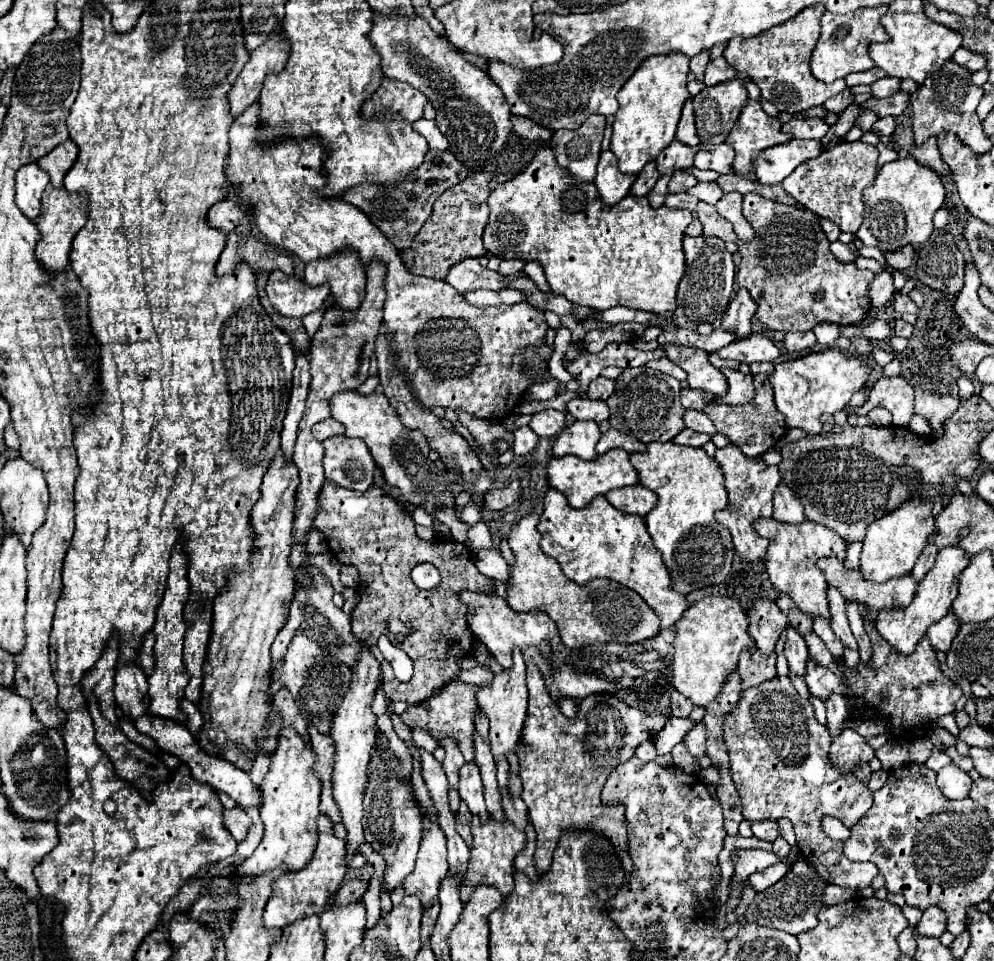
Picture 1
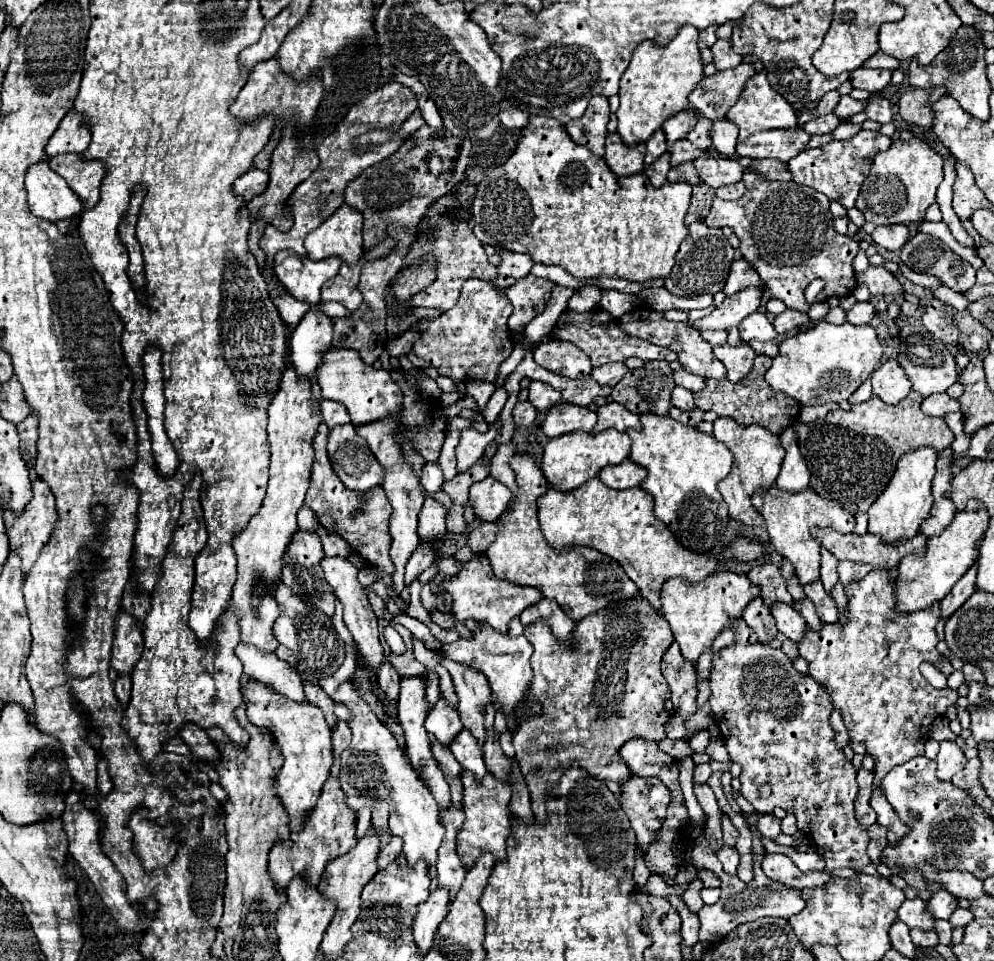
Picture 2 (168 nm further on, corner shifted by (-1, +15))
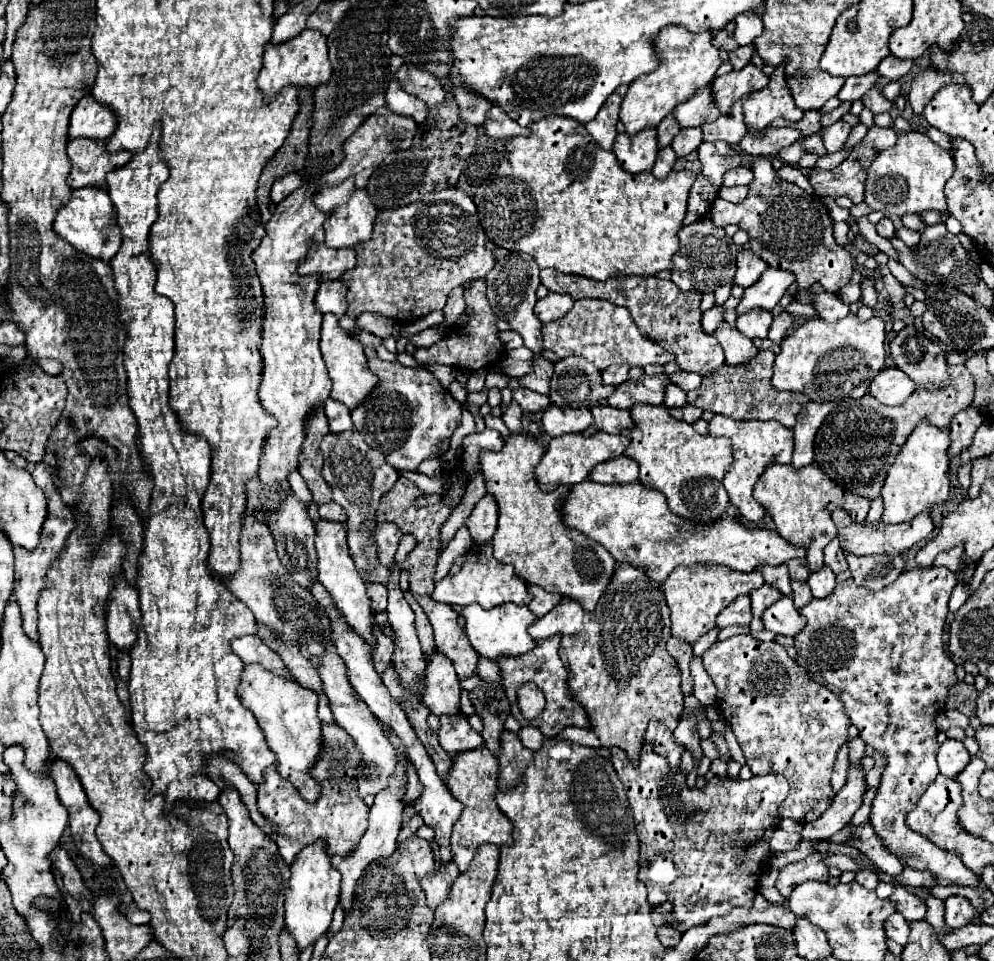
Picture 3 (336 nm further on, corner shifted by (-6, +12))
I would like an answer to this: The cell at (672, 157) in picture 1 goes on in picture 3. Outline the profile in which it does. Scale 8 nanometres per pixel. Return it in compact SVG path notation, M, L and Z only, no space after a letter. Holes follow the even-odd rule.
M710 86L702 88L694 98L686 100L686 104L678 104L678 108L674 108L674 118L682 128L694 128L702 126L704 122L714 122L718 116L720 114L714 108Z

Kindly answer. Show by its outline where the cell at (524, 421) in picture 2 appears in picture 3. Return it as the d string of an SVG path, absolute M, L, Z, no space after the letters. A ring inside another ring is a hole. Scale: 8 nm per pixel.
M518 388L512 392L514 394L514 400L518 402L518 406L528 412L528 414L534 414L534 412L540 412L540 410L546 410L550 406L550 398L544 396L544 394L538 394L538 392L532 392L532 390L526 390L526 388Z

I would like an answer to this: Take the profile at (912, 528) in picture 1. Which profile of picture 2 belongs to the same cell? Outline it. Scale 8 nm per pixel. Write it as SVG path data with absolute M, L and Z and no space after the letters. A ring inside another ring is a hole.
M919 447L911 453L905 453L897 461L897 469L881 493L877 501L869 507L869 533L875 533L883 537L883 541L891 543L901 537L913 537L921 523L929 517L931 505L933 505L933 495L931 495L931 481L935 475L935 459L937 451L933 447Z

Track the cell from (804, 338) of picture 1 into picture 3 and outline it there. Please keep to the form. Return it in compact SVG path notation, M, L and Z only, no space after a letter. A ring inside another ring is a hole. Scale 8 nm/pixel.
M782 312L780 316L774 318L774 322L770 326L770 332L768 332L768 338L772 342L780 344L780 340L784 340L784 336L790 334L792 330L794 330L794 316L790 312Z

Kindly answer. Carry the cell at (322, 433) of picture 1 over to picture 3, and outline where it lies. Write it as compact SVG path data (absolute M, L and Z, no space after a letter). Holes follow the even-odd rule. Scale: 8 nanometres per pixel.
M328 398L326 404L324 404L324 414L328 416L330 432L338 434L338 432L344 432L344 430L350 430L352 428L350 410L342 402L336 402L336 400L330 400Z

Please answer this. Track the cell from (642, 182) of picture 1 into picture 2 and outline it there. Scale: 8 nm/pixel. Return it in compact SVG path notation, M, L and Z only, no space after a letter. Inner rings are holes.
M657 129L657 133L653 133L653 137L649 137L647 143L647 153L645 153L645 167L651 165L659 155L663 155L667 151L667 141L665 141L665 133L661 129Z

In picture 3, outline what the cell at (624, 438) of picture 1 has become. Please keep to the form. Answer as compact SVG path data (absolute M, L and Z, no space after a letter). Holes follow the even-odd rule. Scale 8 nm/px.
M594 406L594 424L588 428L590 434L594 432L608 432L608 434L620 434L622 430L634 428L634 420L628 410L616 410L612 406Z

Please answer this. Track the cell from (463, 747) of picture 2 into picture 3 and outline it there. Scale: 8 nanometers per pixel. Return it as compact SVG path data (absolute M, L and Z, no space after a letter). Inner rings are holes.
M456 714L454 718L440 718L438 740L450 756L466 750L478 750L486 744L484 738L468 724L466 716L462 714Z

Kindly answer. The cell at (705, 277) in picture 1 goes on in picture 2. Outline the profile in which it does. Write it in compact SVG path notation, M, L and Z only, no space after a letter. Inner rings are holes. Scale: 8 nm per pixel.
M695 221L687 229L689 229L689 235L681 243L679 253L675 257L677 263L671 271L671 279L675 285L667 285L669 293L677 293L683 297L695 297L695 295L703 295L703 293L721 291L725 287L735 249L729 245L727 237L723 235L721 229L711 229L703 221Z

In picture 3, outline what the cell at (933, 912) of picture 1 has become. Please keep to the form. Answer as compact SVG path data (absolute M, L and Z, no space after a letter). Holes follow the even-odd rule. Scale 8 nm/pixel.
M948 896L944 900L944 908L944 920L948 928L962 928L968 920L978 916L978 912L974 912L974 908L962 896Z

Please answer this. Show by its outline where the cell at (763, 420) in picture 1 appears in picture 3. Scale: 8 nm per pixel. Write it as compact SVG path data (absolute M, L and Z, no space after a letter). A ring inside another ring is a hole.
M762 350L748 364L728 366L724 364L714 376L702 378L702 386L694 392L688 392L688 404L710 410L714 414L724 414L736 420L776 420L786 428L794 428L796 416L810 402L806 394L780 392L770 384L772 368L774 368L774 352Z

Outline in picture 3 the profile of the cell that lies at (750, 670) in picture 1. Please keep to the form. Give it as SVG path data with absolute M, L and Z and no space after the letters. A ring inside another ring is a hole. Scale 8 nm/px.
M764 584L764 586L758 588L758 590L754 590L754 592L750 594L750 600L752 600L752 614L754 614L756 618L760 618L762 612L764 612L770 604L774 604L774 602L780 600L780 596L782 596L782 594L780 594L778 590L770 588L768 584Z

